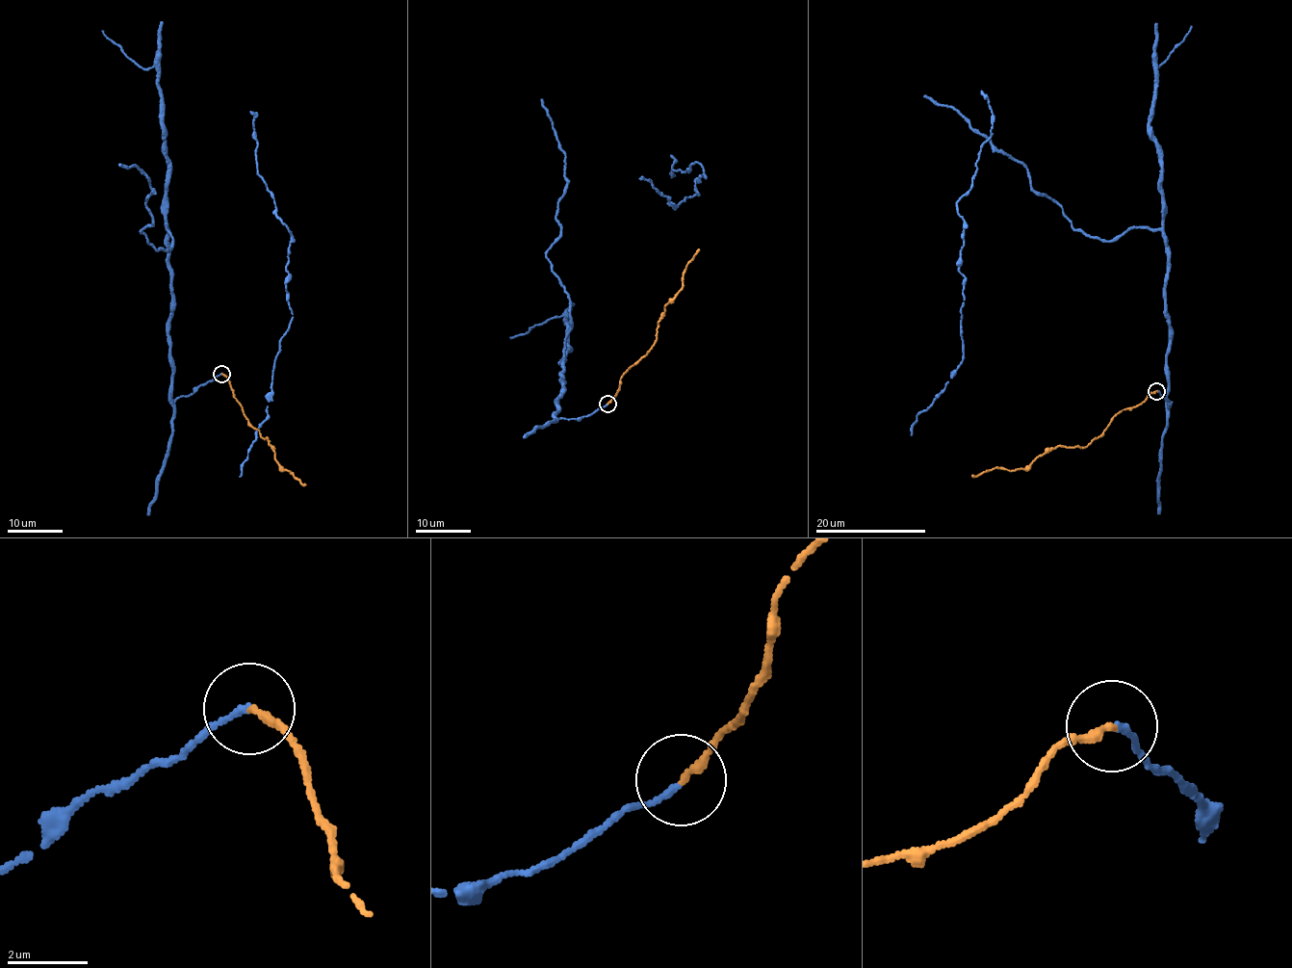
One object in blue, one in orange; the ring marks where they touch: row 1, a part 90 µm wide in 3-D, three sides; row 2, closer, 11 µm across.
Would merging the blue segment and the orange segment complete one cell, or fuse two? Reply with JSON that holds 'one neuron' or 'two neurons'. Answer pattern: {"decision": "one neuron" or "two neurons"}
{"decision": "one neuron"}

